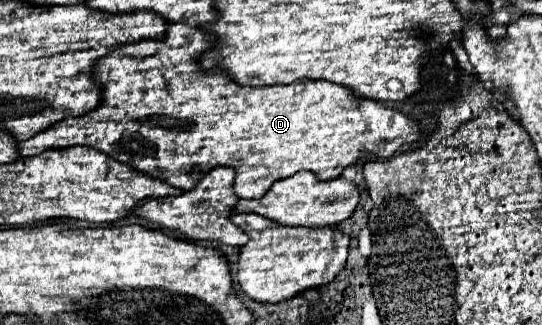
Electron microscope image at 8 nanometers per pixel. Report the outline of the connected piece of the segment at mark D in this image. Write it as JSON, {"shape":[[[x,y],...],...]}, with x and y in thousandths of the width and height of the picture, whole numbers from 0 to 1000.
{"shape":[[[314,74],[303,123],[262,123],[210,148],[203,172],[177,197],[173,240],[188,258],[188,320],[155,357],[118,363],[77,412],[37,437],[37,474],[66,480],[96,455],[166,449],[336,585],[354,585],[391,517],[424,511],[435,517],[435,597],[443,609],[483,609],[509,554],[542,542],[554,523],[576,523],[590,554],[616,554],[635,517],[675,480],[720,486],[745,443],[775,431],[771,369],[705,314],[657,295],[627,258],[554,246],[531,262],[461,271],[435,258],[410,215],[380,222],[365,178],[373,178],[373,160],[384,160],[395,129],[399,111],[376,86]]]}

